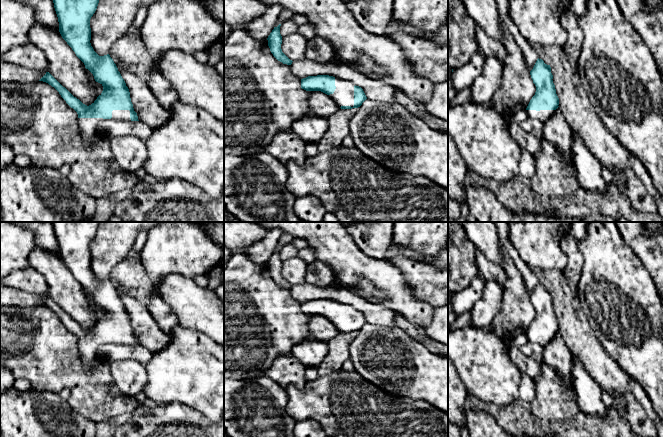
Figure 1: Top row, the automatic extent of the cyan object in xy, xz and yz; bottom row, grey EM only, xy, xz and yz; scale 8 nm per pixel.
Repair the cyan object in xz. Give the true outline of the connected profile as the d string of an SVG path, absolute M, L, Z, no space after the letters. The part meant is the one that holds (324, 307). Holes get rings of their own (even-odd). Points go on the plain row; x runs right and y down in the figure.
M329 299L303 302L301 312L306 315L321 315L329 319L341 333L358 332L367 323L363 313L350 304Z

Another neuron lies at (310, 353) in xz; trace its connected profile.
M309 340L294 346L291 354L305 367L318 367L328 351L327 342Z

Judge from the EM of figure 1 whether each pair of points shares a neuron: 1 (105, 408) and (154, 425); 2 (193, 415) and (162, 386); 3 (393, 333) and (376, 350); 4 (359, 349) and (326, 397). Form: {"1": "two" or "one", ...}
{"1": "two", "2": "two", "3": "one", "4": "two"}

